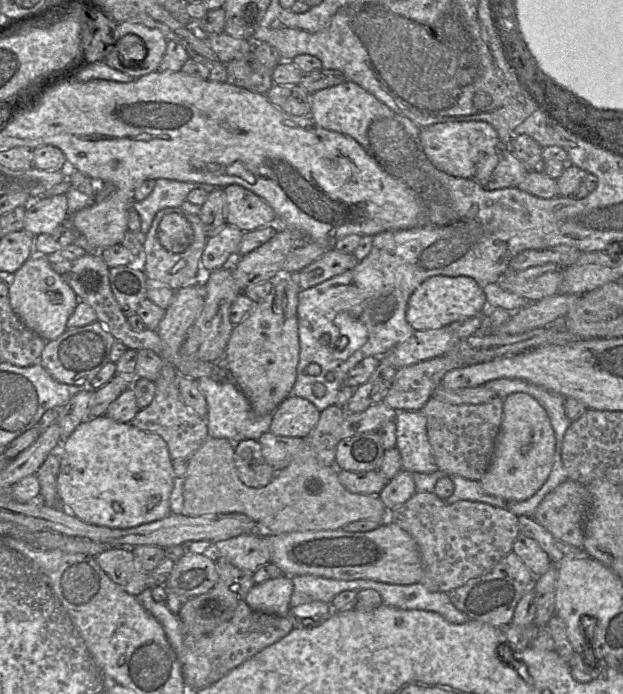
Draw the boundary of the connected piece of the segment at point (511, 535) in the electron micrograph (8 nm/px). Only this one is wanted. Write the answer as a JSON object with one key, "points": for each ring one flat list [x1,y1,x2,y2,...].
{"points":[[416,492,402,505,389,511,388,521,400,526,418,545,423,569,419,583,432,592,450,592,468,581,487,574,508,553,520,534,518,516,506,508,467,500,447,504,434,492]]}

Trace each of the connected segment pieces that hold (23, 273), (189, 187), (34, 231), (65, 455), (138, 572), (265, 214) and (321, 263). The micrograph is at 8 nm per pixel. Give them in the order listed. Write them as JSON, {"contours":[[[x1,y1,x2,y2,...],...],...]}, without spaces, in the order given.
{"contours":[[[35,251,34,255,9,277,9,301,15,314,29,329,44,340,50,341,67,330,67,321,79,299,73,289,52,269,49,257]],[[169,179,155,180,150,195,143,201,134,201,133,207,140,217,140,233,145,236,149,231,155,215,165,208,180,207,187,195,194,189,203,189,207,193,216,189,215,186,197,182,180,182]],[[65,194,39,197,26,206,24,230,34,236,54,231,68,217]],[[102,415,85,418,65,441,59,441,52,453,60,459,57,477,60,505,81,521,96,526,128,529,163,519,170,514,169,498,174,471,167,444,159,435]],[[111,548,97,555,95,560,114,583,135,597,147,588,160,585,151,573,139,568,131,549]],[[232,184,224,189,226,195,226,224,249,232,278,223,273,208,254,192]],[[329,248,310,265,292,273,291,277,303,291,352,269,358,262,353,253,342,253]]]}

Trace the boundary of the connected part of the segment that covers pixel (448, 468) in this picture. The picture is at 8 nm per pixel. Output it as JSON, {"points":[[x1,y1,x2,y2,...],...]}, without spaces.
{"points":[[432,397,421,409,427,420,427,436,438,470,480,481,494,453,496,437,503,420,504,402,500,397,483,404,454,405]]}

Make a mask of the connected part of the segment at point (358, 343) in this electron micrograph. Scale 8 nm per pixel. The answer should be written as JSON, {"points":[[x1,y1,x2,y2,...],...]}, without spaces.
{"points":[[348,312,339,313,334,322,341,337,333,352,333,359,347,359,366,343,367,328,358,317]]}

